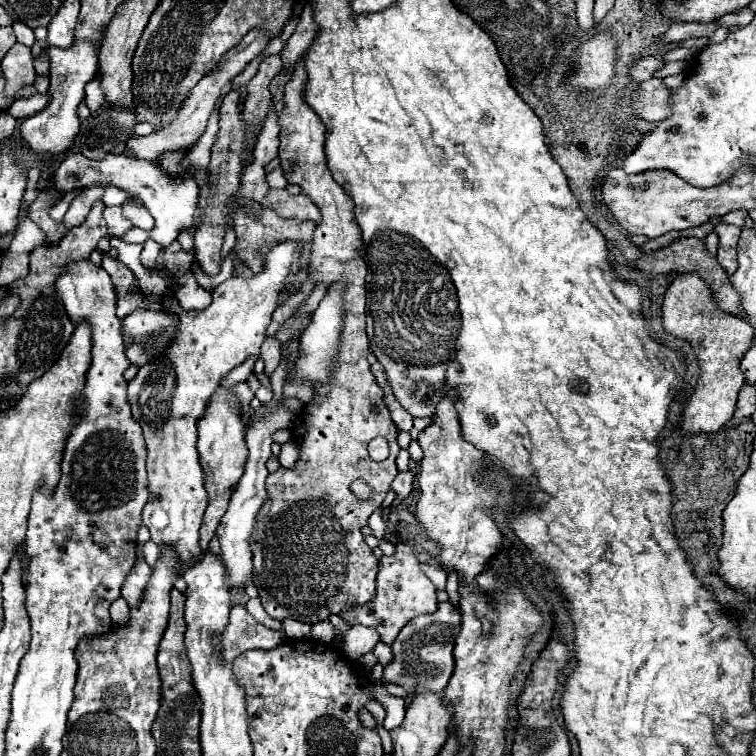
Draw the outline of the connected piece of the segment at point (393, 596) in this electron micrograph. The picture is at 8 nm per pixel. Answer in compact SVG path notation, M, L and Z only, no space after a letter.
M400 543L396 545L398 551L390 559L380 559L380 571L376 579L376 597L374 601L368 601L366 605L358 605L358 609L350 609L350 613L342 613L342 617L350 625L366 625L374 627L380 633L380 639L384 643L392 643L400 629L414 617L424 615L424 613L434 613L438 607L436 599L436 587L434 583L422 573L420 569L420 559L416 553Z

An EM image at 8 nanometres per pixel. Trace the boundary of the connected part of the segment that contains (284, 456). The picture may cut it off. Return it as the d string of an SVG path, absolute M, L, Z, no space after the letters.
M290 439L288 443L284 443L284 445L282 445L280 457L278 457L280 465L282 465L282 467L288 467L288 469L292 469L292 467L296 465L296 461L298 461L298 453L300 453L300 449L298 449L298 443Z

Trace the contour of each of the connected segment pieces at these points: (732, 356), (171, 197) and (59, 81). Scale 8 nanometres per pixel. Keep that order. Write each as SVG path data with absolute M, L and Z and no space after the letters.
M680 273L670 283L662 303L662 323L668 333L692 343L702 367L696 391L684 409L682 431L714 433L726 425L736 411L738 391L746 383L740 361L754 339L754 327L738 315L724 313L718 307L714 293L698 273Z
M66 153L56 165L54 165L54 175L52 175L52 185L56 191L68 193L74 187L86 187L92 185L94 181L106 181L112 183L128 193L132 193L136 199L140 199L146 209L152 213L156 219L154 229L150 231L135 230L132 228L125 233L121 239L127 243L143 244L148 239L160 243L162 247L170 245L180 229L190 229L194 225L195 212L198 205L199 187L191 177L174 177L166 173L160 165L154 165L150 161L134 161L124 155L112 155L104 157L104 161L90 161L82 157L80 153Z
M74 41L68 49L60 47L46 47L50 55L50 105L44 107L40 113L28 117L20 125L22 139L36 151L46 153L48 161L54 161L56 155L62 155L74 141L80 131L80 119L76 109L84 99L86 83L98 73L98 55L100 43L96 41Z

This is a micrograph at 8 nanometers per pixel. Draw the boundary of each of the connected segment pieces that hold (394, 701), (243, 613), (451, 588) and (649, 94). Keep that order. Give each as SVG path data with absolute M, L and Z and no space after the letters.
M372 683L370 691L374 693L376 701L380 701L386 709L386 719L384 719L384 729L396 729L403 722L406 713L405 700L403 698L394 697L380 685L380 683Z
M234 605L230 625L226 627L226 633L222 633L222 649L226 649L230 661L248 649L274 649L284 641L286 635L282 631L272 631L258 623L244 605Z
M448 571L448 585L446 585L446 591L448 591L450 601L452 601L454 605L458 605L458 599L460 599L458 587L460 587L460 577L458 577L454 571Z
M650 79L640 85L634 107L646 121L664 121L672 113L672 89L668 89L662 79Z

